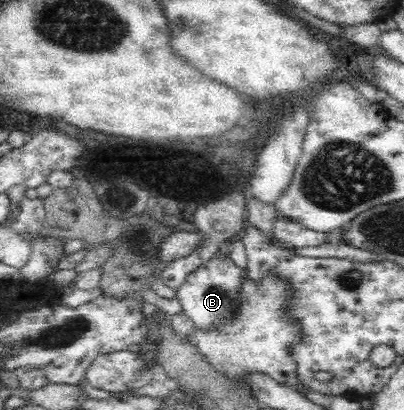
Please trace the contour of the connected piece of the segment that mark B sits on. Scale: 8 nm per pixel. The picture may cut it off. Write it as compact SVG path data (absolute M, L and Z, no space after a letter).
M212 258L202 267L198 267L186 283L176 290L177 299L182 304L183 313L200 331L210 331L214 327L222 327L226 321L232 321L240 307L242 307L242 283L244 283L244 269L236 266L229 258L218 260Z

